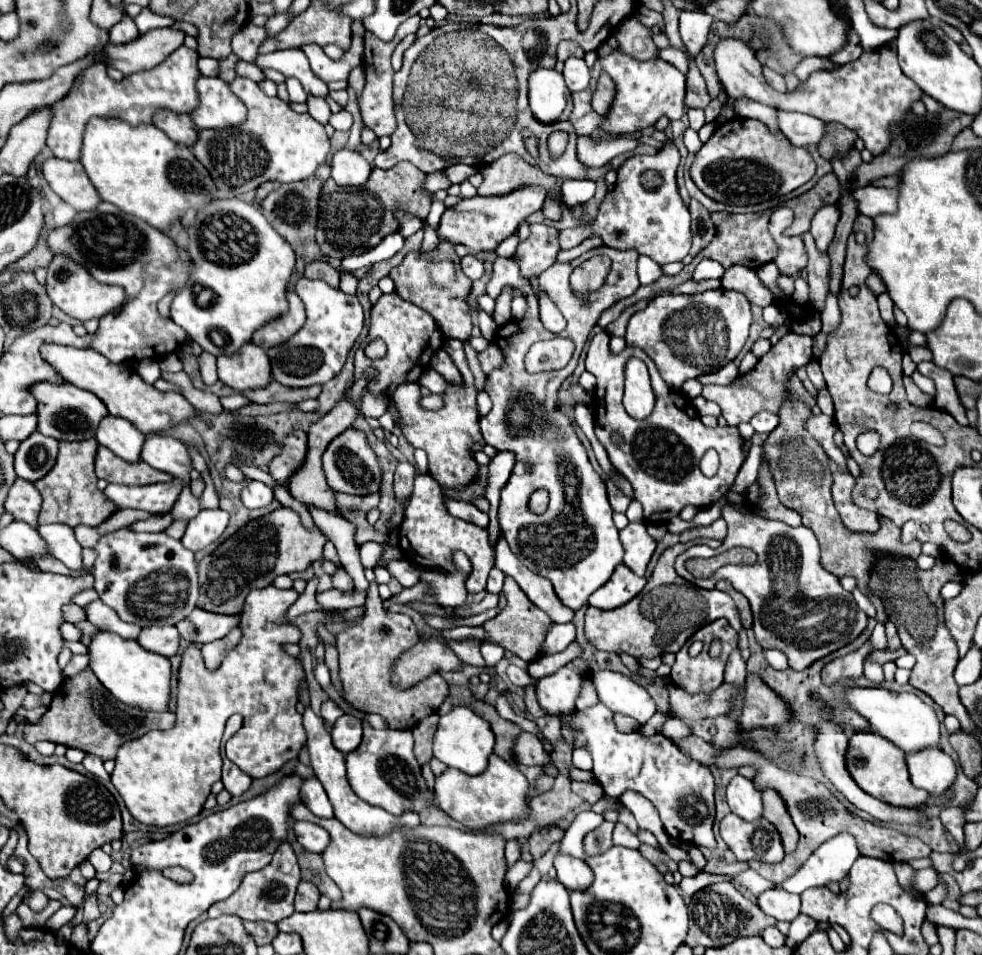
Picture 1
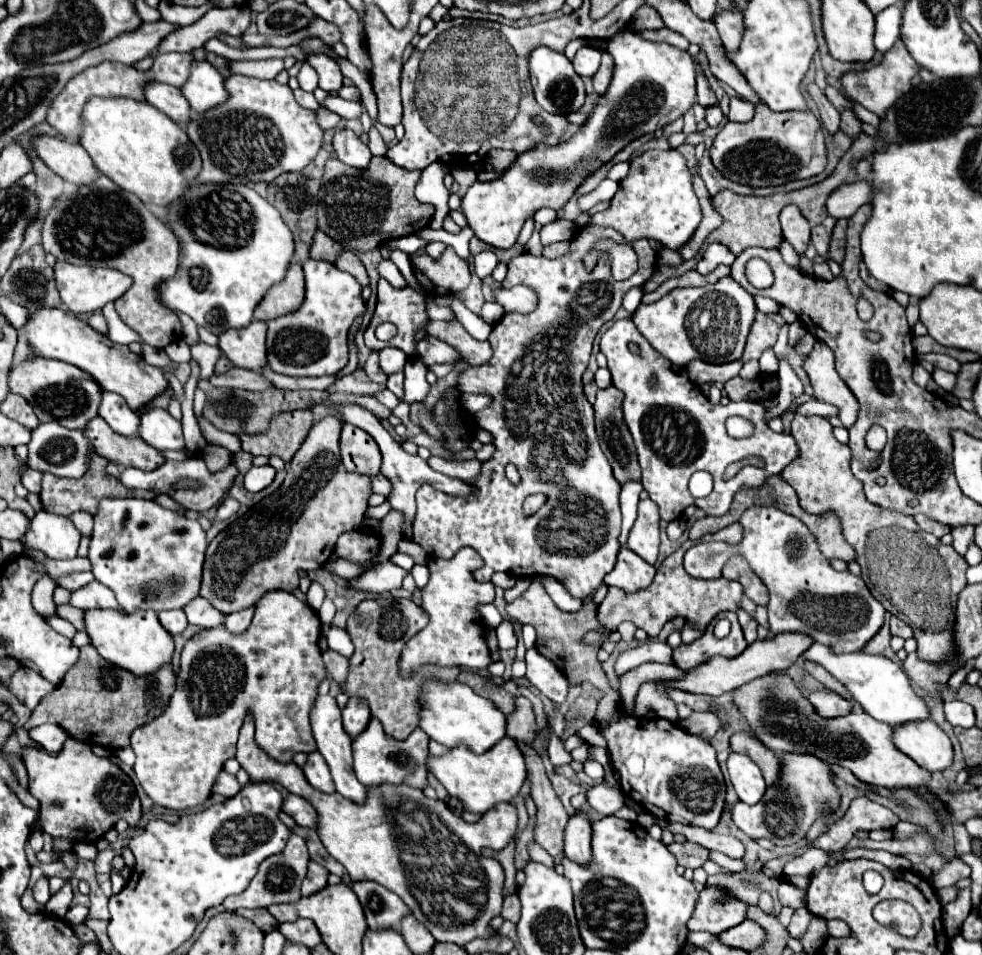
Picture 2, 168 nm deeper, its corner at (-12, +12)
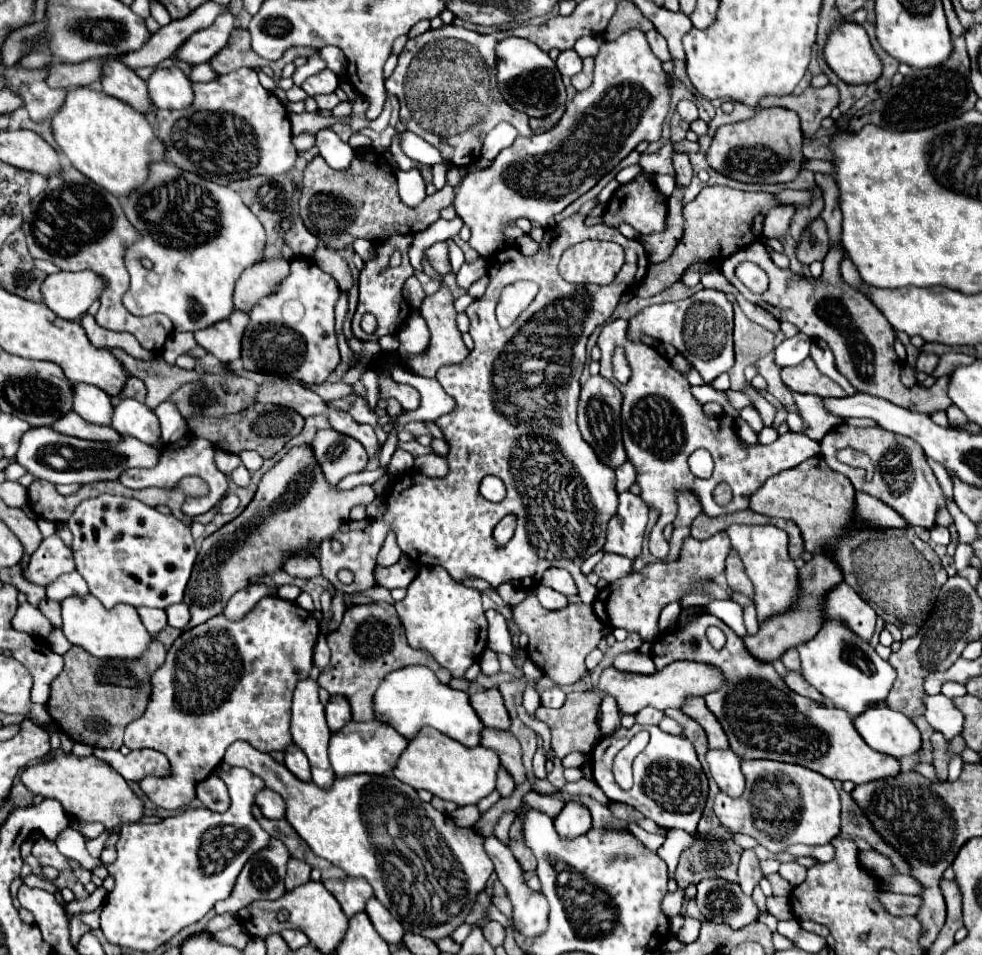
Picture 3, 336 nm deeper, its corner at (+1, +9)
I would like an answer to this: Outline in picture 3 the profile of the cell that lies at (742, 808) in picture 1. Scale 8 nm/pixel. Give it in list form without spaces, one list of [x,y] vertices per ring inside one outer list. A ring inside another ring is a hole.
[[[709,750],[707,764],[721,792],[739,798],[745,790],[745,776],[741,772],[741,758],[733,750]]]

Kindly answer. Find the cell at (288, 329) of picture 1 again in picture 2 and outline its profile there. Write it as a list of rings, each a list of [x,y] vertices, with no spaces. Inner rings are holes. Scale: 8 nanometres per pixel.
[[[292,263],[286,271],[286,279],[272,285],[258,307],[254,309],[254,319],[270,321],[278,315],[296,311],[304,299],[304,273],[302,265]]]

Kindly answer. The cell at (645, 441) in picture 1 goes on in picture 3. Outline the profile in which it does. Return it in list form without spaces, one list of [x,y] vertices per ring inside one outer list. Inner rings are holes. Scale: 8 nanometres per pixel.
[[[611,320],[603,326],[597,338],[597,346],[601,350],[601,360],[599,360],[601,376],[613,382],[623,394],[623,408],[621,408],[623,444],[625,444],[629,462],[637,470],[637,484],[641,488],[641,494],[639,494],[641,500],[647,502],[647,506],[653,508],[659,515],[650,533],[648,546],[655,558],[663,560],[669,553],[669,543],[663,536],[663,530],[675,520],[679,490],[691,492],[699,500],[707,516],[721,516],[721,514],[745,510],[749,508],[749,496],[769,476],[775,476],[787,468],[795,468],[803,460],[817,456],[819,442],[807,438],[805,434],[787,432],[769,446],[763,446],[763,444],[743,446],[735,432],[733,416],[723,414],[721,418],[705,418],[701,406],[695,402],[695,398],[689,392],[687,378],[679,374],[669,364],[669,360],[661,356],[655,348],[641,344],[641,342],[633,344],[629,340],[623,340],[627,338],[625,334],[627,334],[625,320]],[[619,346],[625,350],[625,358],[631,368],[631,378],[627,384],[617,382],[617,378],[613,376],[613,352]],[[699,448],[705,448],[715,462],[715,470],[711,478],[707,480],[693,476],[687,464],[687,458]],[[719,482],[727,482],[733,490],[733,500],[725,508],[713,502],[713,490]]]

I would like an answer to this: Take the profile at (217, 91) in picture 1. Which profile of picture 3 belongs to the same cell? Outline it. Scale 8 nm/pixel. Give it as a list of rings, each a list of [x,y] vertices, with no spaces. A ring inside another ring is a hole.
[[[177,66],[157,68],[147,80],[147,86],[155,108],[181,110],[193,104],[193,82]]]

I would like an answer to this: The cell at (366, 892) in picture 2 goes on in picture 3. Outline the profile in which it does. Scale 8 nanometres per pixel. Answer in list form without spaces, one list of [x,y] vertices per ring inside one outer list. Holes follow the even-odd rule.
[[[345,878],[343,882],[341,880],[327,880],[323,884],[339,900],[347,918],[353,918],[353,914],[363,912],[365,902],[369,902],[369,898],[375,896],[369,882],[365,882],[361,878]]]

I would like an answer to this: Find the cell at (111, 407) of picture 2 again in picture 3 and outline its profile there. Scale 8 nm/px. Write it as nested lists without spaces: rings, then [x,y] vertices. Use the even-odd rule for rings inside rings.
[[[75,384],[73,396],[75,396],[73,408],[81,418],[85,418],[87,422],[99,424],[99,426],[111,426],[113,404],[111,404],[111,398],[101,388],[87,386],[87,384]]]

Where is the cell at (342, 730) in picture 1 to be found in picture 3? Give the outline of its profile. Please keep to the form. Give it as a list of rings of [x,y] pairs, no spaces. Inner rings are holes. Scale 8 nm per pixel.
[[[331,696],[329,704],[325,706],[325,714],[327,714],[327,724],[329,724],[331,732],[341,730],[343,726],[347,726],[353,720],[351,706],[345,696]]]

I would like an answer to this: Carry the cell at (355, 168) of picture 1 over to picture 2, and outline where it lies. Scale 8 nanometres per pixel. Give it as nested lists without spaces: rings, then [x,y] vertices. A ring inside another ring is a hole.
[[[340,129],[334,133],[334,153],[336,157],[350,165],[350,167],[356,167],[356,169],[366,169],[370,159],[372,159],[372,153],[368,149],[368,145],[364,145],[360,141],[358,135],[354,135],[354,131],[350,129]]]

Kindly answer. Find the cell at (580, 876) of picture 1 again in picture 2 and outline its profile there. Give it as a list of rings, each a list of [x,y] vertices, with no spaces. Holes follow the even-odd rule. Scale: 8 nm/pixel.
[[[574,813],[564,829],[564,855],[576,863],[586,865],[590,861],[592,821],[584,813]]]

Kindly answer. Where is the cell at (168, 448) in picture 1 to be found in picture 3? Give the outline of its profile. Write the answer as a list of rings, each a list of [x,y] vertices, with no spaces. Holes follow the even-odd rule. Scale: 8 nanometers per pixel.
[[[121,400],[115,406],[113,424],[111,424],[121,436],[133,436],[145,442],[147,446],[153,446],[161,438],[159,418],[141,402],[137,400]]]

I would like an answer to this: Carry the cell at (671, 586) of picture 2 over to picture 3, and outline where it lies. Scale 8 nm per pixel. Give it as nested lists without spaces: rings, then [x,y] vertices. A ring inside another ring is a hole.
[[[719,532],[703,542],[695,538],[685,538],[677,560],[651,562],[641,572],[633,572],[627,578],[599,590],[593,602],[593,610],[603,624],[611,628],[625,628],[627,632],[639,632],[645,642],[653,642],[659,634],[657,620],[661,610],[669,602],[679,602],[685,594],[693,592],[695,588],[701,588],[711,578],[723,574],[725,558],[729,550],[731,550],[731,542],[727,532]]]

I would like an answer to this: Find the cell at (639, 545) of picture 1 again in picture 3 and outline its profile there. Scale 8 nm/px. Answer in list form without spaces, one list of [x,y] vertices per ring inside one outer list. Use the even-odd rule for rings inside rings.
[[[631,492],[619,494],[617,514],[611,518],[607,528],[605,552],[621,554],[637,560],[641,554],[641,544],[645,538],[649,508],[641,498]]]

